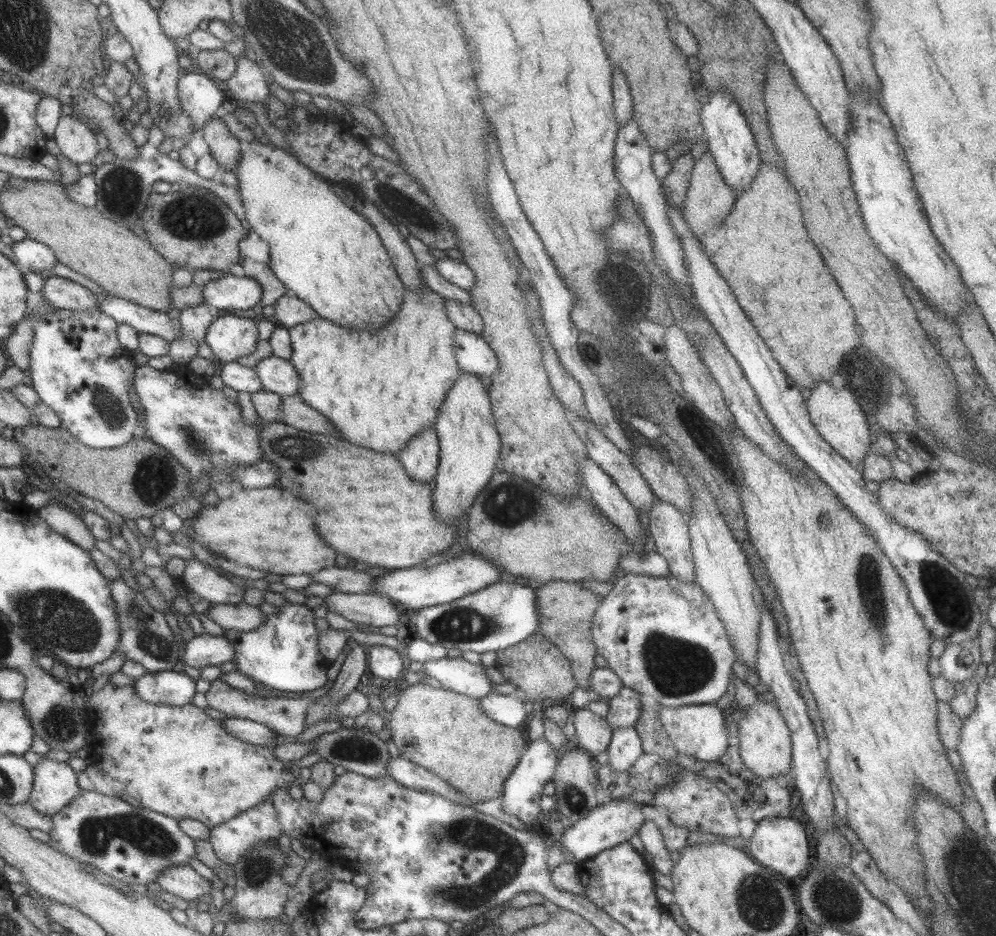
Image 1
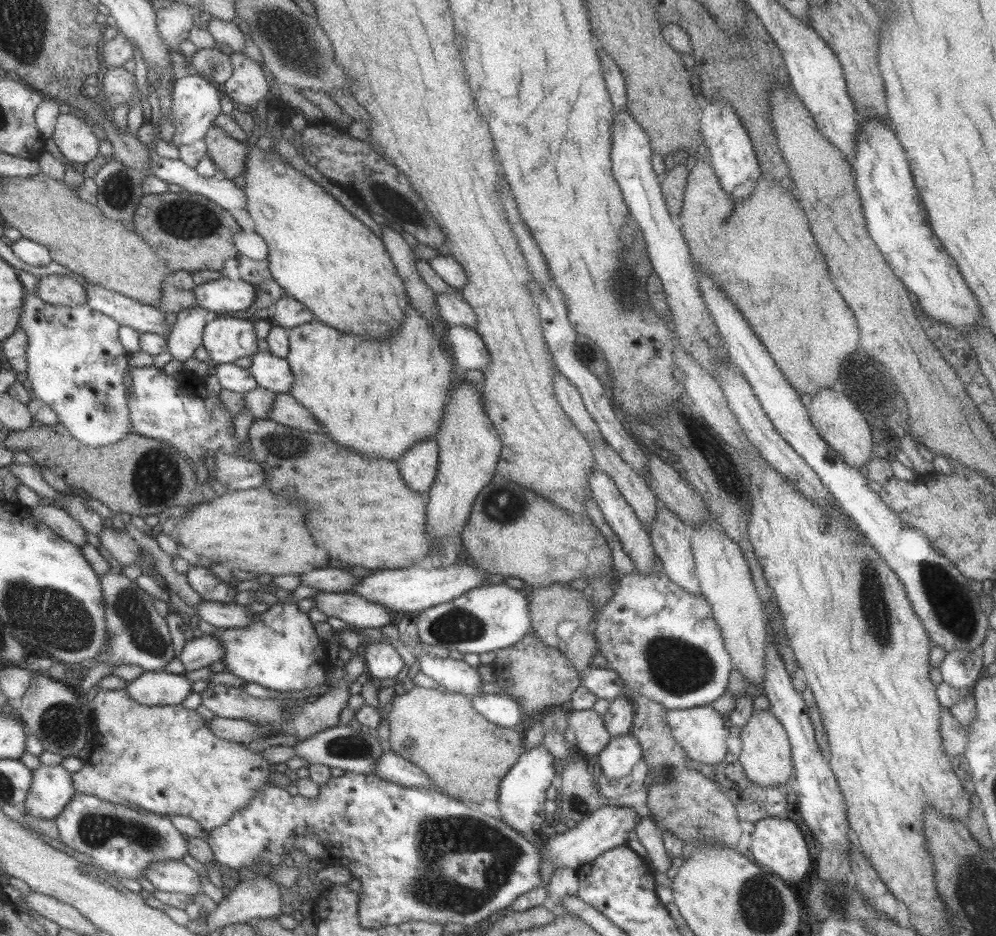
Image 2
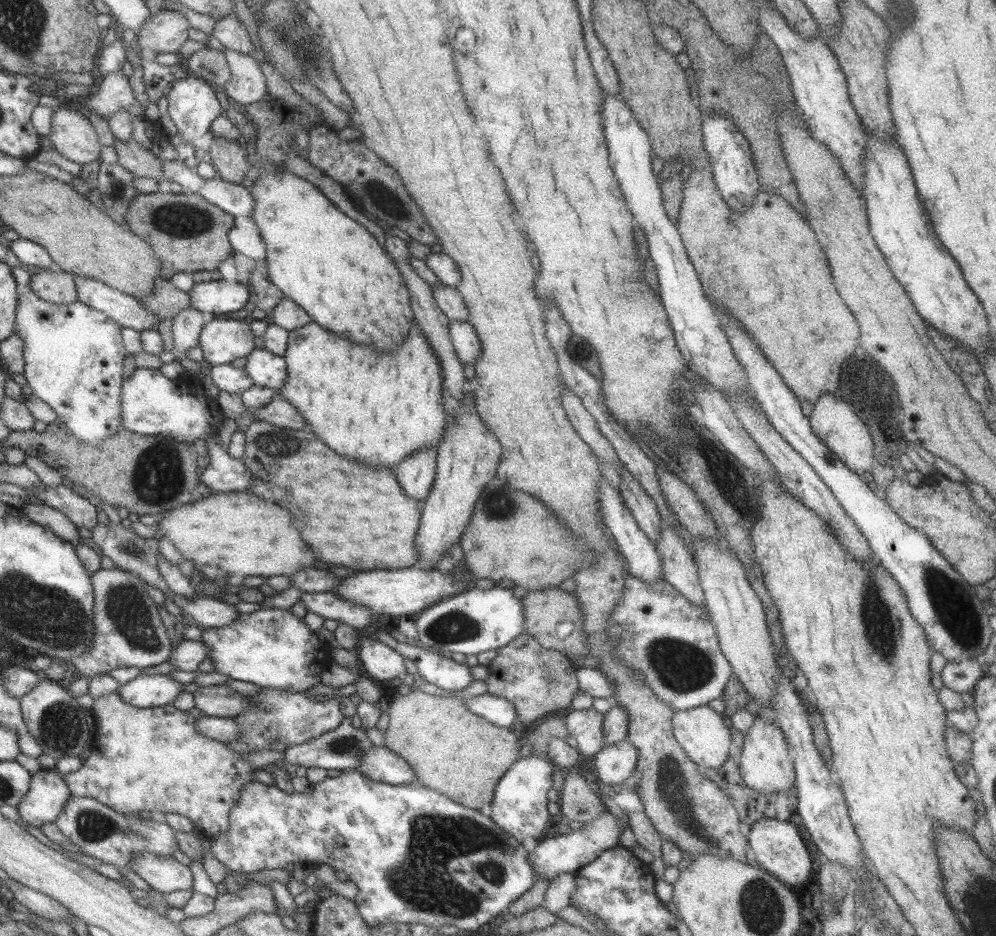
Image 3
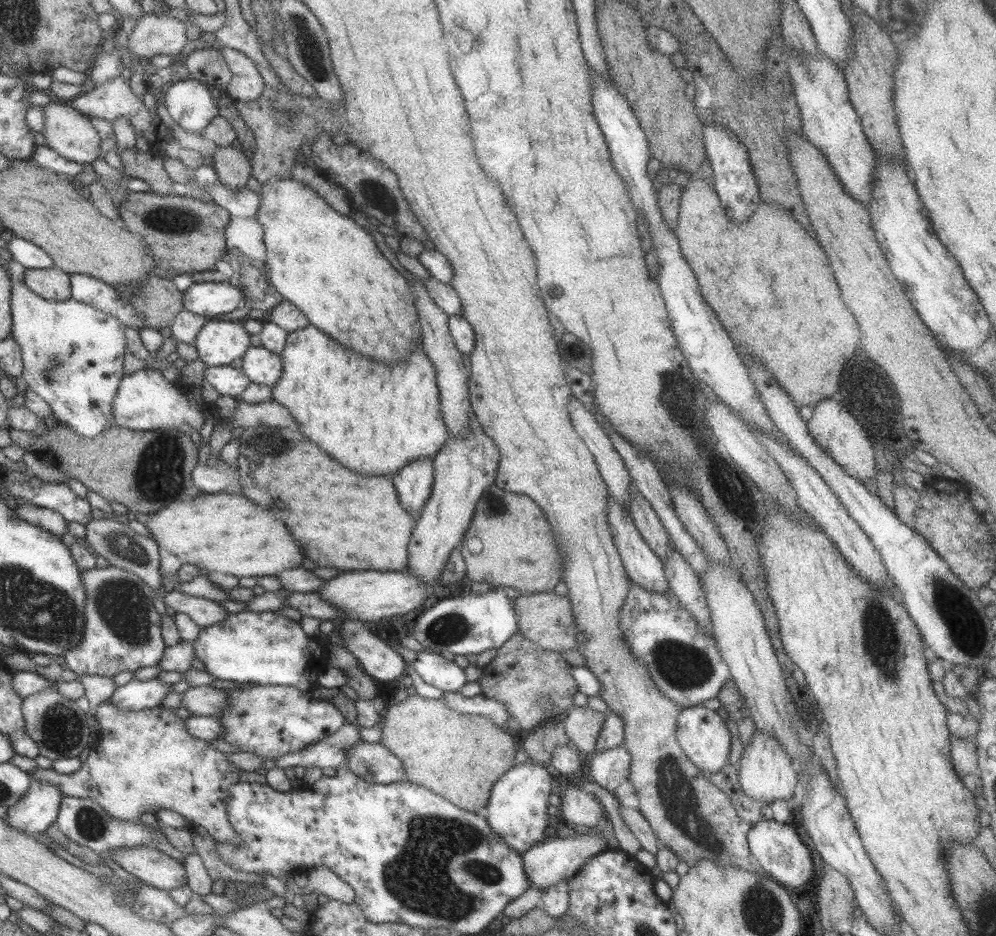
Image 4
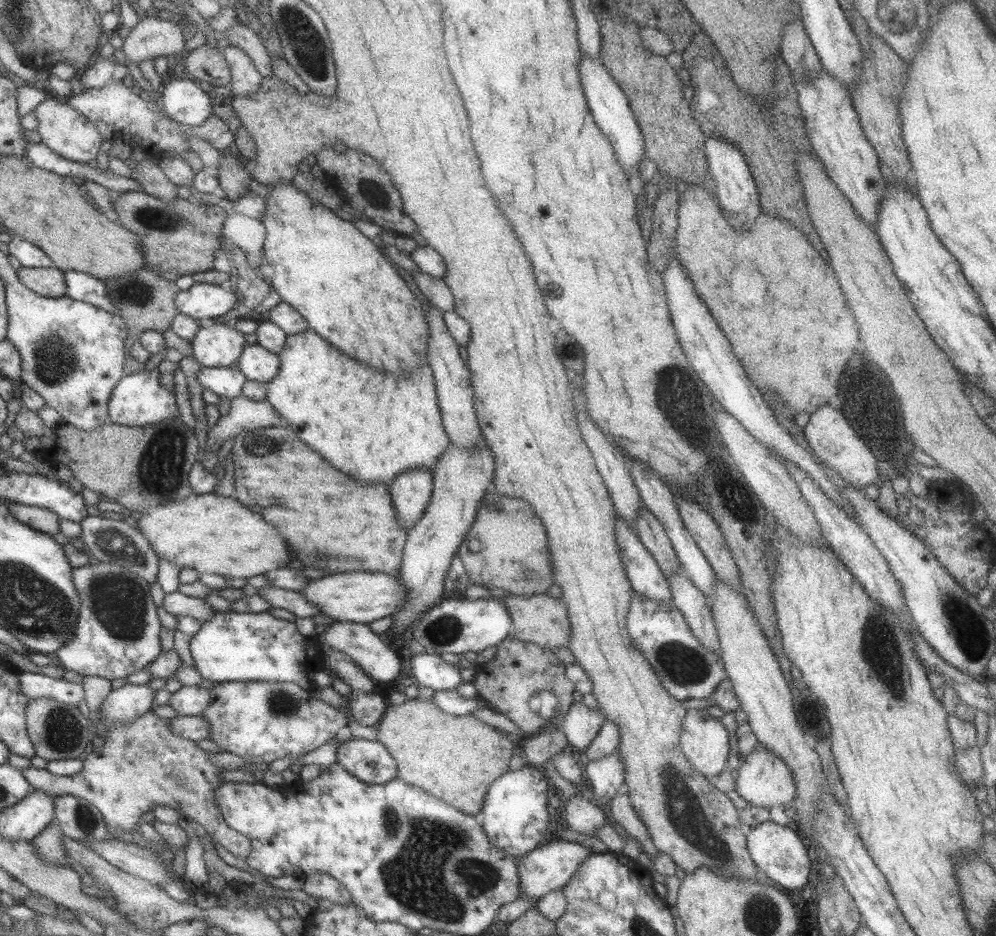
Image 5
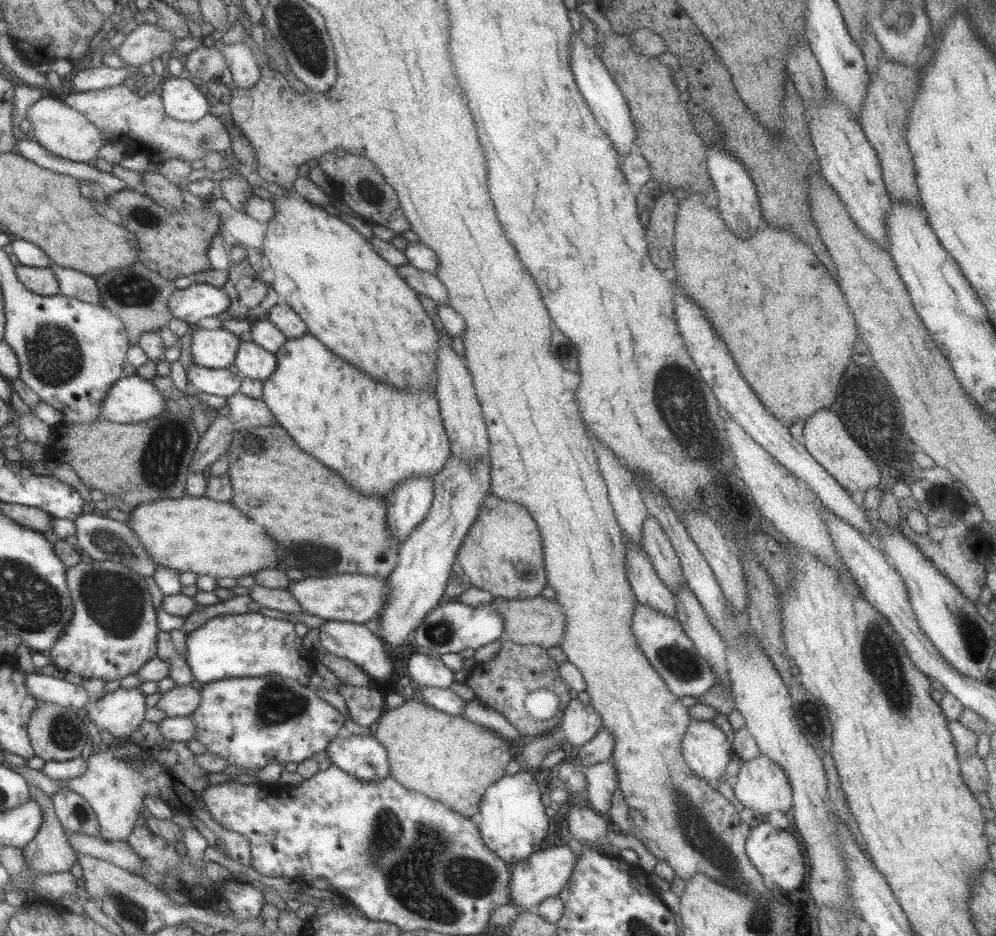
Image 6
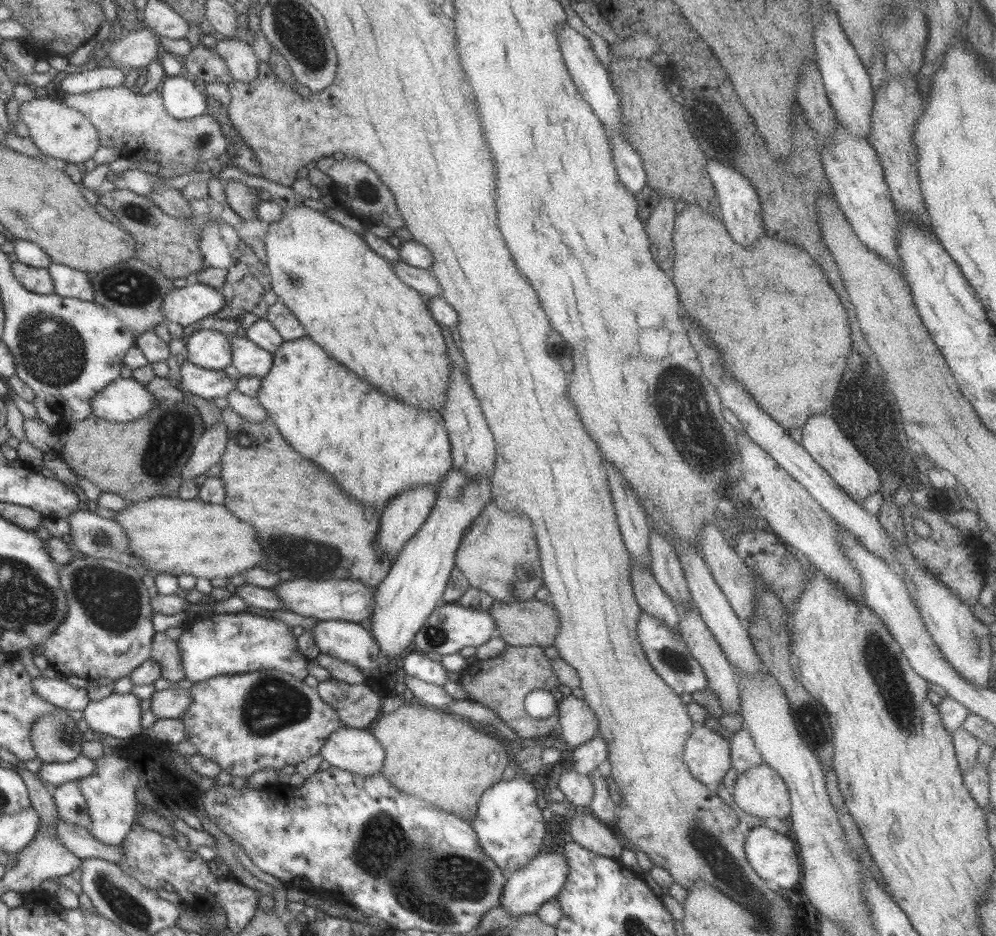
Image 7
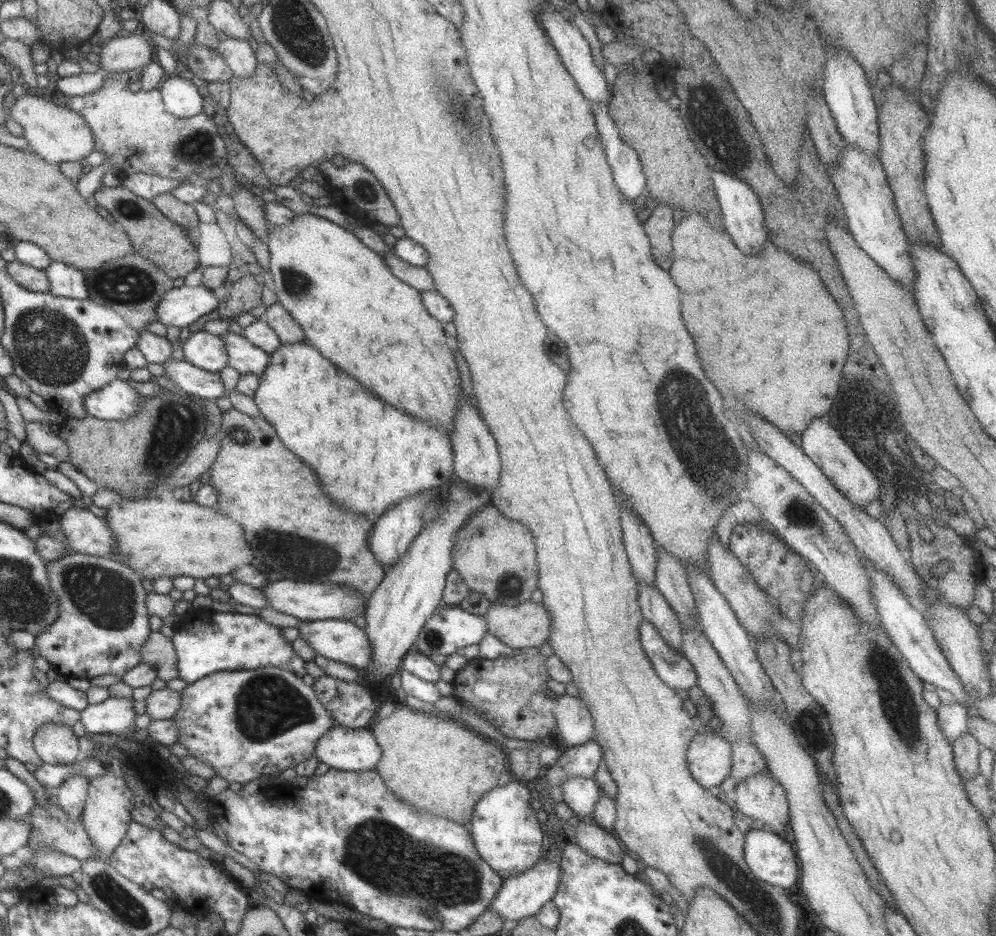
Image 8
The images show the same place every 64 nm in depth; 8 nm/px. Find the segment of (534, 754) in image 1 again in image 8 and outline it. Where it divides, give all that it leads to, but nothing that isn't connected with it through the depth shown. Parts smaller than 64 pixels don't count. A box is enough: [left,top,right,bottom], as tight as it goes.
[469,777,544,879]

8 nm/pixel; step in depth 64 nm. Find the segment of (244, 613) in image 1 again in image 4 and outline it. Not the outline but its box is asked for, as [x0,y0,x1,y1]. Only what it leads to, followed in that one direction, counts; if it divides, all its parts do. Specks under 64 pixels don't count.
[163,590,228,627]

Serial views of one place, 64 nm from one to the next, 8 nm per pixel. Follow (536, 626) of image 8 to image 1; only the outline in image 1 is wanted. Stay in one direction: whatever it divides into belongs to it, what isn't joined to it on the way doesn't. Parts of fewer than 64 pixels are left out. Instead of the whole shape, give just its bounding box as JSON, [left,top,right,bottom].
[536,581,601,688]

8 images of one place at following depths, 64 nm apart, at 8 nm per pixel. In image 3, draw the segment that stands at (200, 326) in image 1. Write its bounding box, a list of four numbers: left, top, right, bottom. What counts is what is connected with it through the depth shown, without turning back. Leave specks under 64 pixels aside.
[172,306,206,360]

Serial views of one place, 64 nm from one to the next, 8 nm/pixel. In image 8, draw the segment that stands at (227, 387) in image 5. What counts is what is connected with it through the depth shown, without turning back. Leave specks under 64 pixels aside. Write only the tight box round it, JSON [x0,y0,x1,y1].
[164,359,227,404]

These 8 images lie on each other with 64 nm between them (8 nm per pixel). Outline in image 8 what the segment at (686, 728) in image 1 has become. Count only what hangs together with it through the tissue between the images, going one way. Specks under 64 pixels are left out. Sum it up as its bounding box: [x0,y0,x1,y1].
[688,730,733,789]

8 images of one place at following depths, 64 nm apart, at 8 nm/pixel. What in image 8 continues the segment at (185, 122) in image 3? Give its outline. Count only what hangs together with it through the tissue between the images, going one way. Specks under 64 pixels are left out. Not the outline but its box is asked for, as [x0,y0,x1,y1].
[159,73,204,118]

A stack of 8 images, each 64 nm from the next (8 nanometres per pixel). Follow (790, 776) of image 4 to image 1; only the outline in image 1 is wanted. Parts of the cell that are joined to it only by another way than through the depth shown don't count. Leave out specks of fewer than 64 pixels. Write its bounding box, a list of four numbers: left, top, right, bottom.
[739,698,792,778]

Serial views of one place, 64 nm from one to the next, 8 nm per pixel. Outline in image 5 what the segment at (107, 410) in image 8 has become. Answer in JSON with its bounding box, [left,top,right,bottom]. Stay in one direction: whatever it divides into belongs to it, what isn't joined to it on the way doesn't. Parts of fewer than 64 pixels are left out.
[108,368,180,427]

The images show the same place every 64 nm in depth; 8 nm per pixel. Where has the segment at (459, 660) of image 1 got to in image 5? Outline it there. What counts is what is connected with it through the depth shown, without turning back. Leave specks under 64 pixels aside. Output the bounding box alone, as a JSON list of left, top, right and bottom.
[411,653,462,690]

